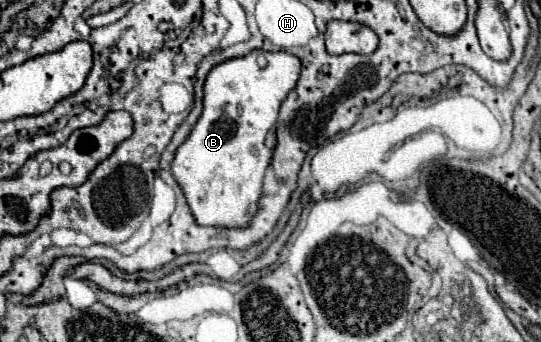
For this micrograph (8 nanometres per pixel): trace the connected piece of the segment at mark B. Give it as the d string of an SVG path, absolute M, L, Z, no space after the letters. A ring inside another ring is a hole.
M255 50L211 68L203 86L203 112L171 162L171 172L197 224L223 228L245 226L257 212L257 200L263 192L263 174L277 144L277 112L285 96L295 88L299 72L299 58L283 50ZM259 54L267 58L265 68L257 64Z

